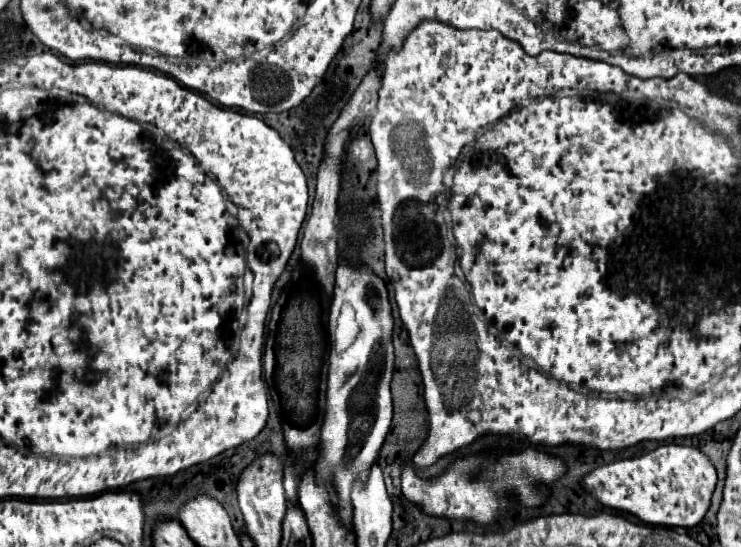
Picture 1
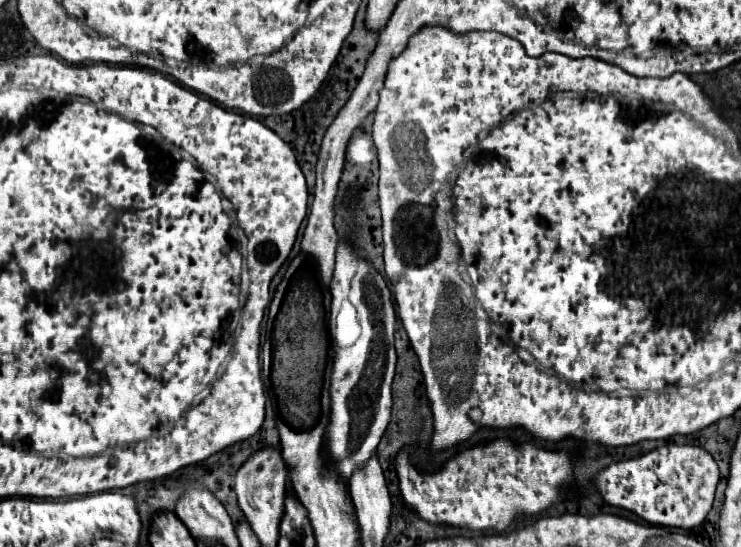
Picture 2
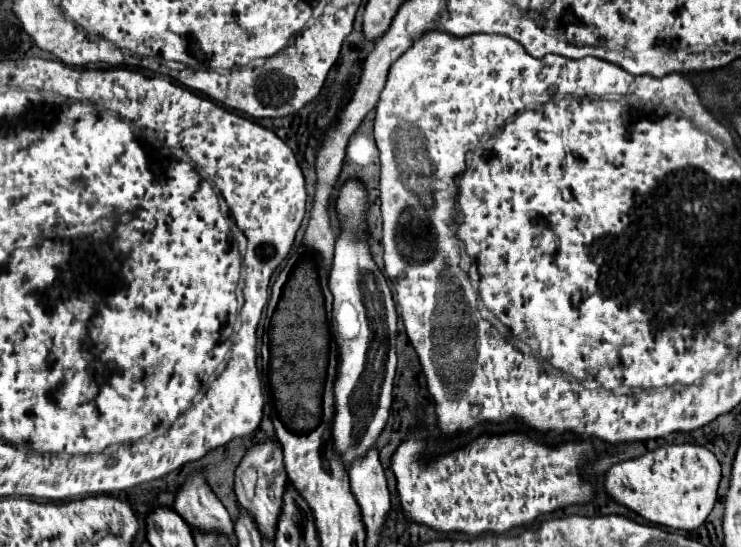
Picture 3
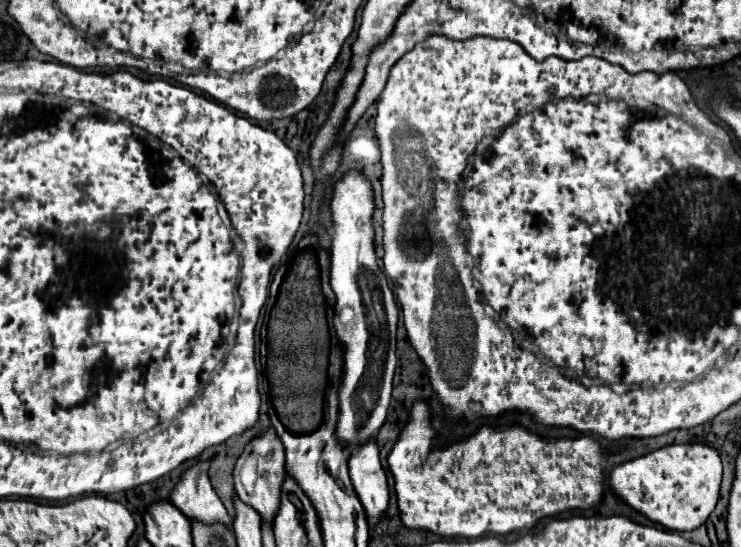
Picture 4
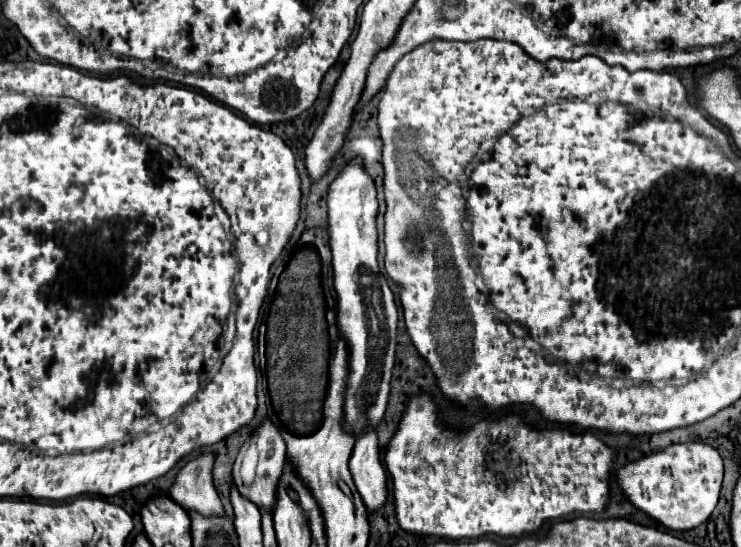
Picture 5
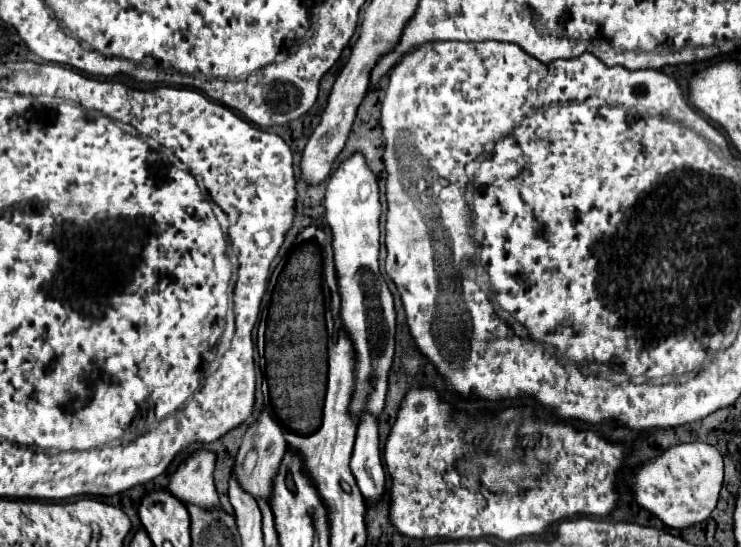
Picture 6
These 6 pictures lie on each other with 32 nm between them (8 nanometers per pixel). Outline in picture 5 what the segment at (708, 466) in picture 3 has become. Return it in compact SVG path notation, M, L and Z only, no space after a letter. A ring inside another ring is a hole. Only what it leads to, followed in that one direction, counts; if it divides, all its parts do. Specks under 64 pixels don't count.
M672 444L652 456L640 458L616 470L614 474L622 494L650 518L670 530L692 530L708 520L718 502L722 486L722 458L716 448L694 444Z

